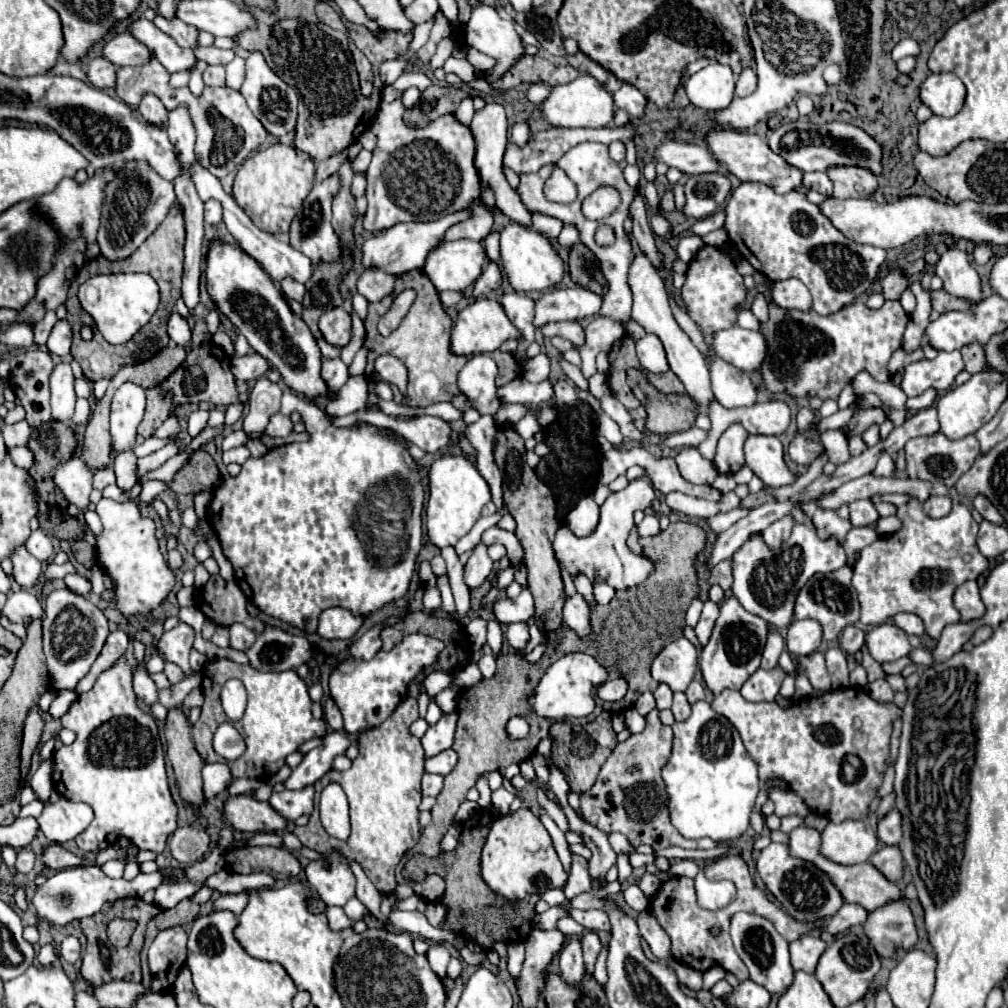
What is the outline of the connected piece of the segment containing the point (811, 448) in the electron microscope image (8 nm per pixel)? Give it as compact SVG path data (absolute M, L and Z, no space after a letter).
M796 434L788 446L788 456L798 466L810 466L822 452L824 452L822 442L810 440L804 434Z

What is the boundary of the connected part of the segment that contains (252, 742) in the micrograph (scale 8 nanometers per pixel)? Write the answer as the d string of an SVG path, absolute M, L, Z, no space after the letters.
M220 658L220 660L212 660L204 666L202 670L202 694L204 694L204 706L202 706L202 716L200 720L192 726L192 738L196 744L196 750L200 752L204 762L218 762L218 756L212 752L212 736L214 730L218 728L218 724L228 722L228 716L222 712L220 706L220 690L222 684L230 678L238 678L244 682L246 692L248 692L248 708L244 712L244 716L236 722L232 722L232 726L236 726L236 730L240 730L240 734L246 740L246 754L238 760L238 762L228 762L230 768L230 782L228 786L236 780L236 778L270 778L274 776L286 762L286 756L292 754L294 750L298 750L298 746L302 746L306 741L313 738L322 738L327 733L326 724L312 724L314 720L310 706L312 700L308 696L308 688L304 684L304 680L294 672L258 672L246 664L236 664L228 658Z

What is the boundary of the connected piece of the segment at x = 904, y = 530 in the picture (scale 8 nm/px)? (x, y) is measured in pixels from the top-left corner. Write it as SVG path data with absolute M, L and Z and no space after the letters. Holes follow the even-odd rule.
M914 498L908 504L898 506L898 518L902 520L900 532L882 536L872 546L866 546L860 552L860 560L854 566L852 584L856 588L858 602L862 606L860 622L864 626L878 626L878 624L884 624L888 618L892 618L898 612L912 612L924 620L926 634L932 640L938 640L944 626L960 620L960 612L952 604L952 596L954 596L956 588L968 580L976 580L982 572L988 570L988 560L980 554L980 550L976 546L978 524L972 520L970 510L964 504L956 504L952 508L952 512L940 520L928 518L920 510L920 502ZM966 554L970 556L968 562L964 560Z

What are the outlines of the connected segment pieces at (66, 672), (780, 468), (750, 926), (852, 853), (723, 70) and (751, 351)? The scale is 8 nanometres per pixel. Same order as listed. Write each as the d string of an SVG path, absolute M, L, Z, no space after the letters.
M64 588L54 590L46 598L46 620L42 622L44 628L44 654L48 660L52 684L56 690L74 690L78 680L84 678L92 666L92 662L98 658L110 630L108 620L102 614L102 610L92 604L88 598Z
M750 436L744 444L744 454L746 466L766 486L780 488L796 480L784 462L784 448L776 436Z
M740 912L740 914L734 914L730 920L730 936L734 940L734 948L736 948L738 956L748 966L750 978L756 984L764 986L770 994L782 994L792 984L794 970L790 966L790 958L788 958L788 942L776 932L772 922L768 922L762 916L756 916L756 914Z
M844 820L840 824L828 822L822 830L820 854L836 864L860 864L876 852L876 830L866 820Z
M712 62L710 66L692 74L686 82L690 102L702 110L722 110L734 96L736 76L730 66Z
M732 326L728 330L714 334L716 354L734 364L736 368L744 372L756 372L760 370L764 362L764 350L768 350L768 344L764 342L764 334L744 330L740 326Z

